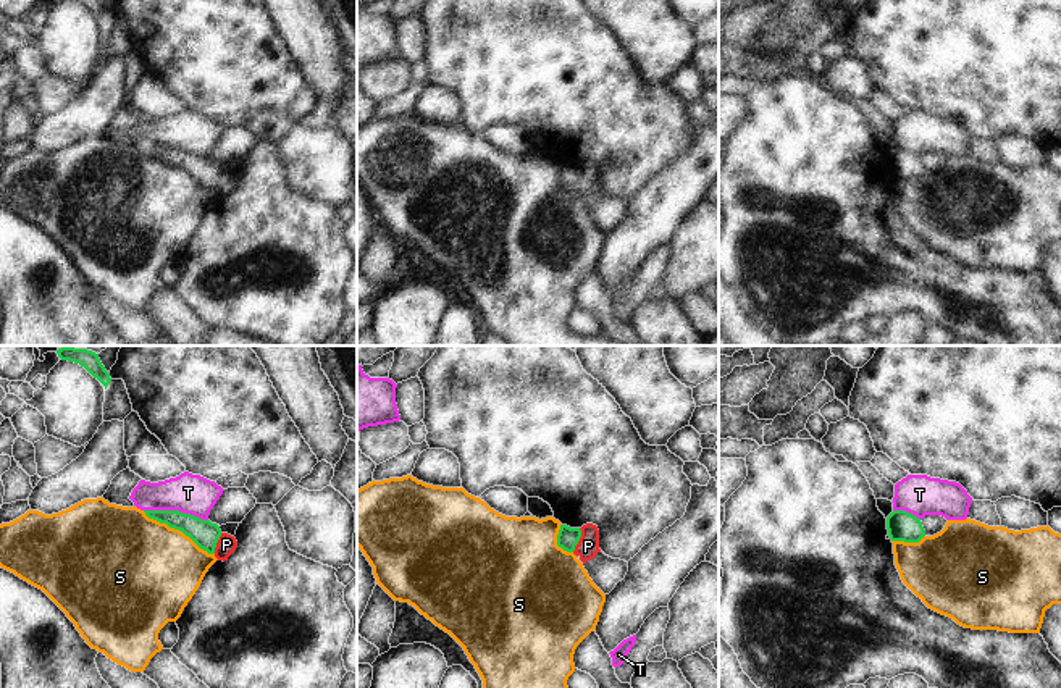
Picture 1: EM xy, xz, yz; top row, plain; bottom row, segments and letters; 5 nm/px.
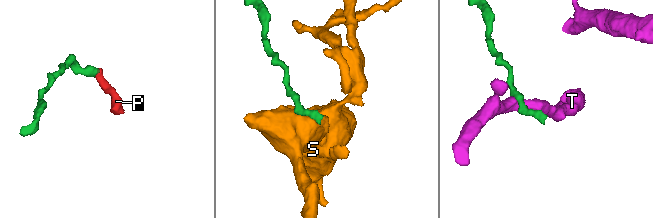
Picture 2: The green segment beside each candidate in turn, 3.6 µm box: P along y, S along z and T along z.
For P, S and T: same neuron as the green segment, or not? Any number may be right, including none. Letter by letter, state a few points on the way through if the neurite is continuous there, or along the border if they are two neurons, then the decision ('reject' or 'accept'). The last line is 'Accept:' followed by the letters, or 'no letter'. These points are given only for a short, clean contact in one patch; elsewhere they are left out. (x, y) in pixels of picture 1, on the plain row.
P: across xz (567, 176), (578, 178), (588, 184) | accept
S: along xy (142, 149), (149, 155), (181, 168), (201, 186), (213, 192) | reject
T: reject
Accept: P

